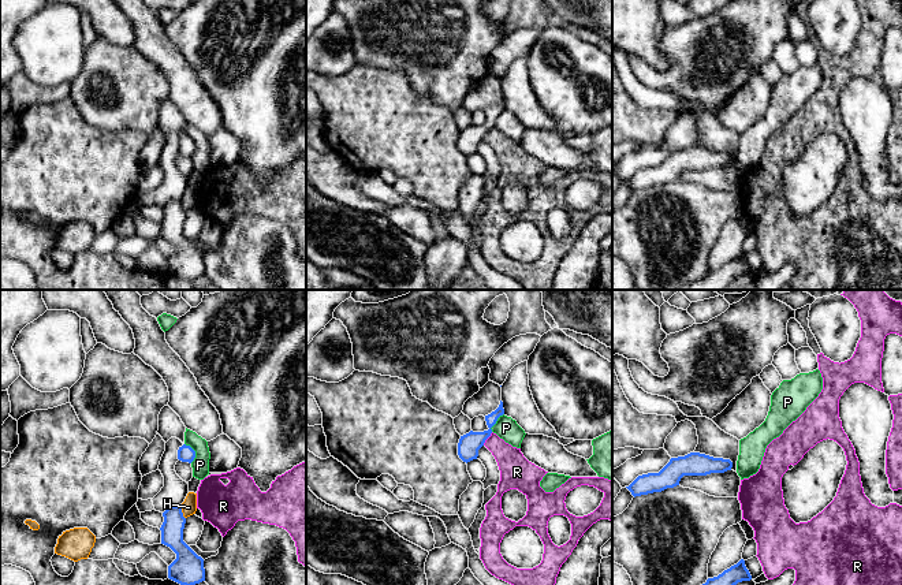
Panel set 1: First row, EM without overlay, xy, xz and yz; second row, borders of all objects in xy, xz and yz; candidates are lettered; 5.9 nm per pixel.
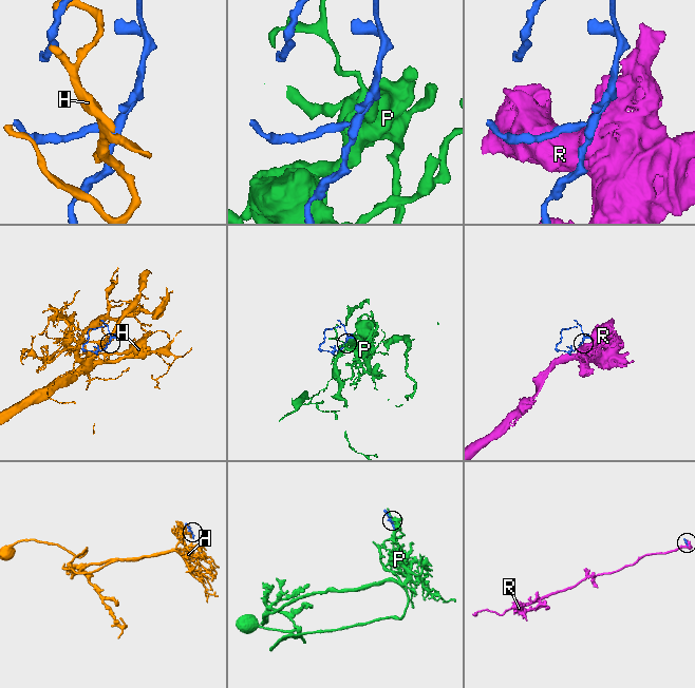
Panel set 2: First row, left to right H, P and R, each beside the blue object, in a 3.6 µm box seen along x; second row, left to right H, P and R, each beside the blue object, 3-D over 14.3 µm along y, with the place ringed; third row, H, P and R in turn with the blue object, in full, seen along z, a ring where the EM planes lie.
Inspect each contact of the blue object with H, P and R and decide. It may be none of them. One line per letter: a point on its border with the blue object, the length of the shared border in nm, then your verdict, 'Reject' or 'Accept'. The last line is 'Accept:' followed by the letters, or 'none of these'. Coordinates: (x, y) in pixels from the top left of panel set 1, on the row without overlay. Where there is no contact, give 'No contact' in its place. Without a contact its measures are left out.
H: Touches blue at xy (182, 207). Shared border 90 nm. Reject
P: Touches blue at xy (194, 146). Shared border 130 nm. Reject
R: Touches blue at xz (487, 131). Shared border 100 nm. Reject
Accept: none of these

